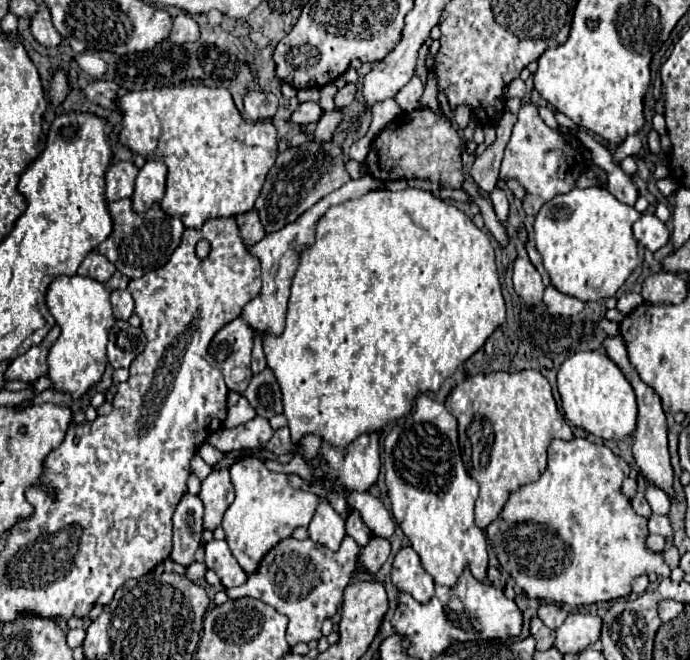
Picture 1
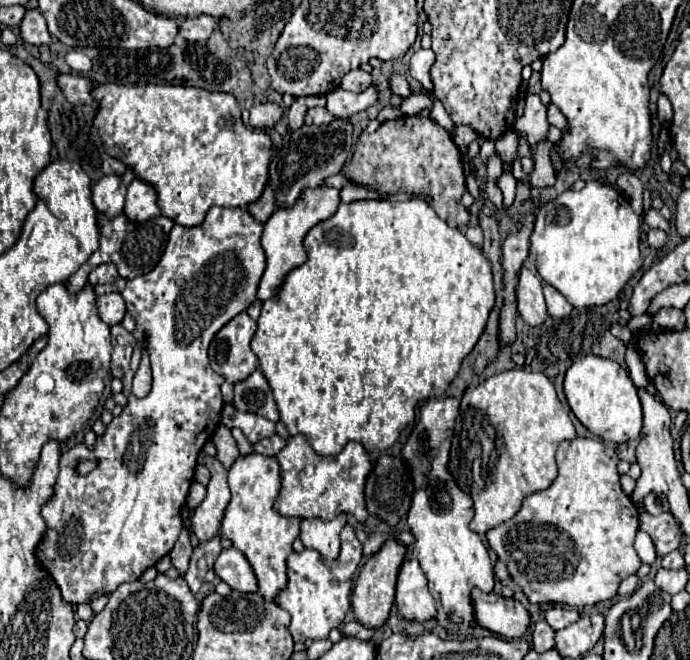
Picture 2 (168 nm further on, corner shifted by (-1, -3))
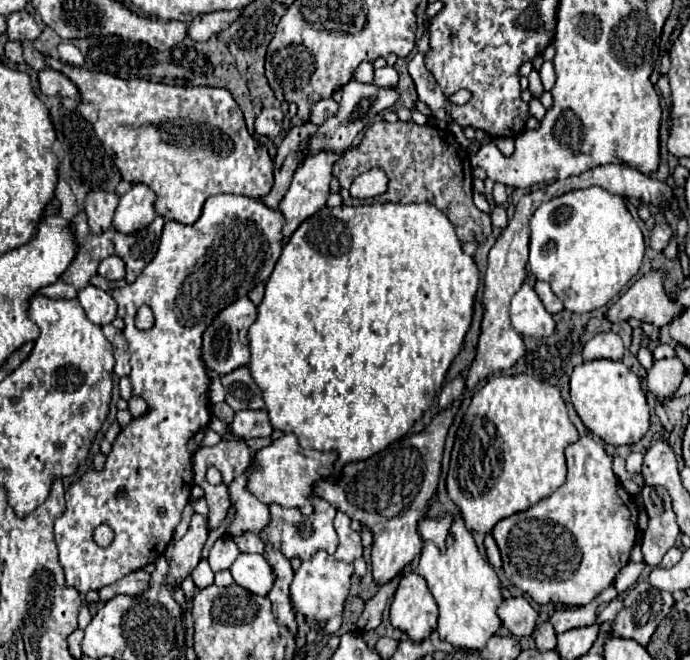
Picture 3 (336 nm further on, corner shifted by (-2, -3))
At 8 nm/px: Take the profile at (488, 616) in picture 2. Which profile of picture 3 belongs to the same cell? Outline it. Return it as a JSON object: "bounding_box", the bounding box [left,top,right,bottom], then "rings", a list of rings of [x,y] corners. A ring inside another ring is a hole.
{"bounding_box":[498,598,538,636],"rings":[[[524,598],[504,600],[498,608],[502,624],[516,636],[530,636],[534,632],[534,624],[538,620],[538,612]]]}

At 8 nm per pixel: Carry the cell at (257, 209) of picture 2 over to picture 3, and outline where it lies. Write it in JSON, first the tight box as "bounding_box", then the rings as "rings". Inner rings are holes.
{"bounding_box":[264,122,318,208],"rings":[[[304,122],[302,126],[294,126],[286,138],[282,140],[282,144],[278,146],[278,154],[274,158],[274,186],[268,192],[268,196],[264,196],[264,204],[268,204],[270,208],[278,208],[280,200],[284,198],[288,184],[292,180],[294,170],[300,164],[302,152],[308,148],[308,138],[318,130],[316,124],[312,122]]]}

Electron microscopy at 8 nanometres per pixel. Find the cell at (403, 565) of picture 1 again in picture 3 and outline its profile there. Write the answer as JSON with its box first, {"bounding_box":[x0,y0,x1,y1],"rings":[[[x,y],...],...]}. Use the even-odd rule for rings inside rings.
{"bounding_box":[390,572,438,640],"rings":[[[416,572],[402,576],[390,604],[390,624],[408,634],[410,640],[426,640],[438,624],[438,606],[426,580]]]}

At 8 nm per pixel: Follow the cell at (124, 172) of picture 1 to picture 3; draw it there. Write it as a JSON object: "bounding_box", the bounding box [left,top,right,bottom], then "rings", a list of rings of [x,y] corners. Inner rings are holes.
{"bounding_box":[84,192,118,234],"rings":[[[90,192],[84,200],[88,226],[92,234],[102,234],[112,226],[112,216],[118,204],[114,192]]]}

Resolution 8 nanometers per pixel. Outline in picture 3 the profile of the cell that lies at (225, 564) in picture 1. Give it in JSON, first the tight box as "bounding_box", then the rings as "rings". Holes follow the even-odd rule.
{"bounding_box":[230,554,274,596],"rings":[[[240,554],[230,566],[234,582],[252,594],[266,596],[274,586],[274,570],[260,554]]]}

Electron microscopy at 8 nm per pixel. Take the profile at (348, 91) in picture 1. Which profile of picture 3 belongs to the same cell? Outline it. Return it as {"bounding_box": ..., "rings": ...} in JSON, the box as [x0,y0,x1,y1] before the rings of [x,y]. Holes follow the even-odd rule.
{"bounding_box":[354,62,374,82],"rings":[[[362,62],[354,72],[356,82],[372,82],[374,80],[374,66],[372,62]]]}

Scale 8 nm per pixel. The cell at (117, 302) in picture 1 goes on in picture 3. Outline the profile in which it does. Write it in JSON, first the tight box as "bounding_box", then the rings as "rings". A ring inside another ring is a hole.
{"bounding_box":[78,284,116,326],"rings":[[[92,284],[78,290],[78,302],[84,308],[88,320],[96,326],[106,326],[116,318],[116,302],[108,292]]]}

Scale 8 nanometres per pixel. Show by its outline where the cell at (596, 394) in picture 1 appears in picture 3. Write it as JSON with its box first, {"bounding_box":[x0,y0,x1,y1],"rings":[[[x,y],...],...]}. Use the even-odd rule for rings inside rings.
{"bounding_box":[570,360,650,444],"rings":[[[590,360],[574,368],[570,376],[570,398],[584,426],[606,444],[638,444],[650,428],[650,406],[638,376],[622,362]]]}

